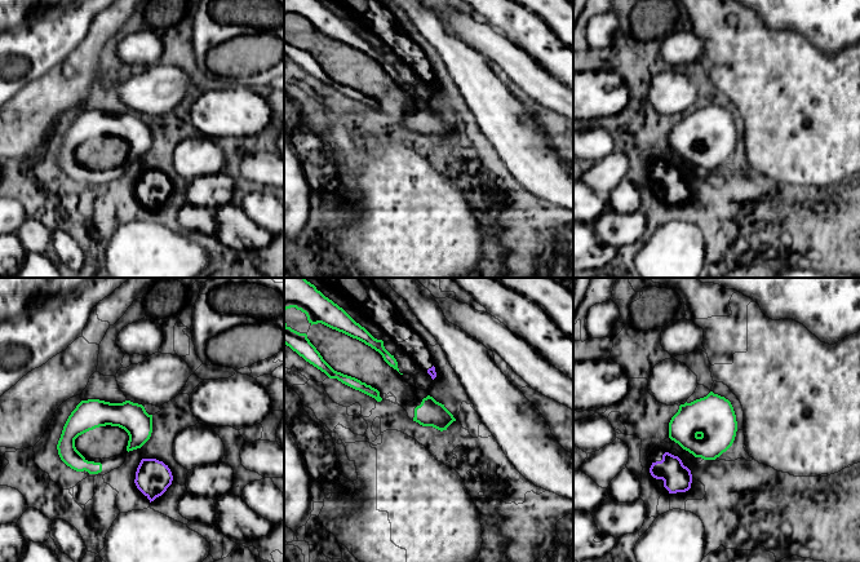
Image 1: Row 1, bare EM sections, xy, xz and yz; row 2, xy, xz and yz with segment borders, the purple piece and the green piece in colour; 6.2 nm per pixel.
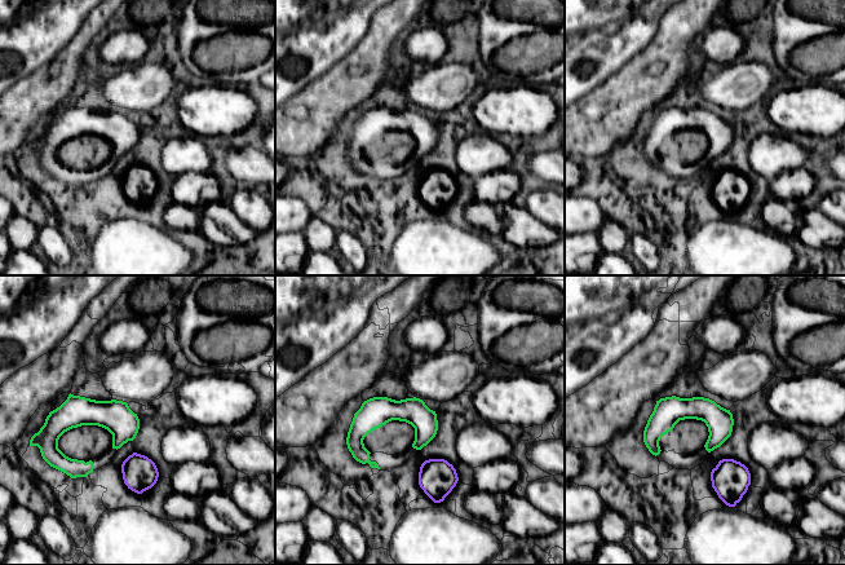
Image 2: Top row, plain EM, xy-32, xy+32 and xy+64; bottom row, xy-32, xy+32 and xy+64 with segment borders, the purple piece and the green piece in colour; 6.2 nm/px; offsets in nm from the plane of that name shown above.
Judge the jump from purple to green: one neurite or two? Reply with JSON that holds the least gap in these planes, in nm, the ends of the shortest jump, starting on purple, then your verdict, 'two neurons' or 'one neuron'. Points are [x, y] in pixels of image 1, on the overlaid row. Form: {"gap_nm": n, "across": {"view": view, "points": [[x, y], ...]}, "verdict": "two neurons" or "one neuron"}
{"gap_nm": 60, "across": {"view": "yz", "points": [[677, 456], [683, 448]]}, "verdict": "two neurons"}

